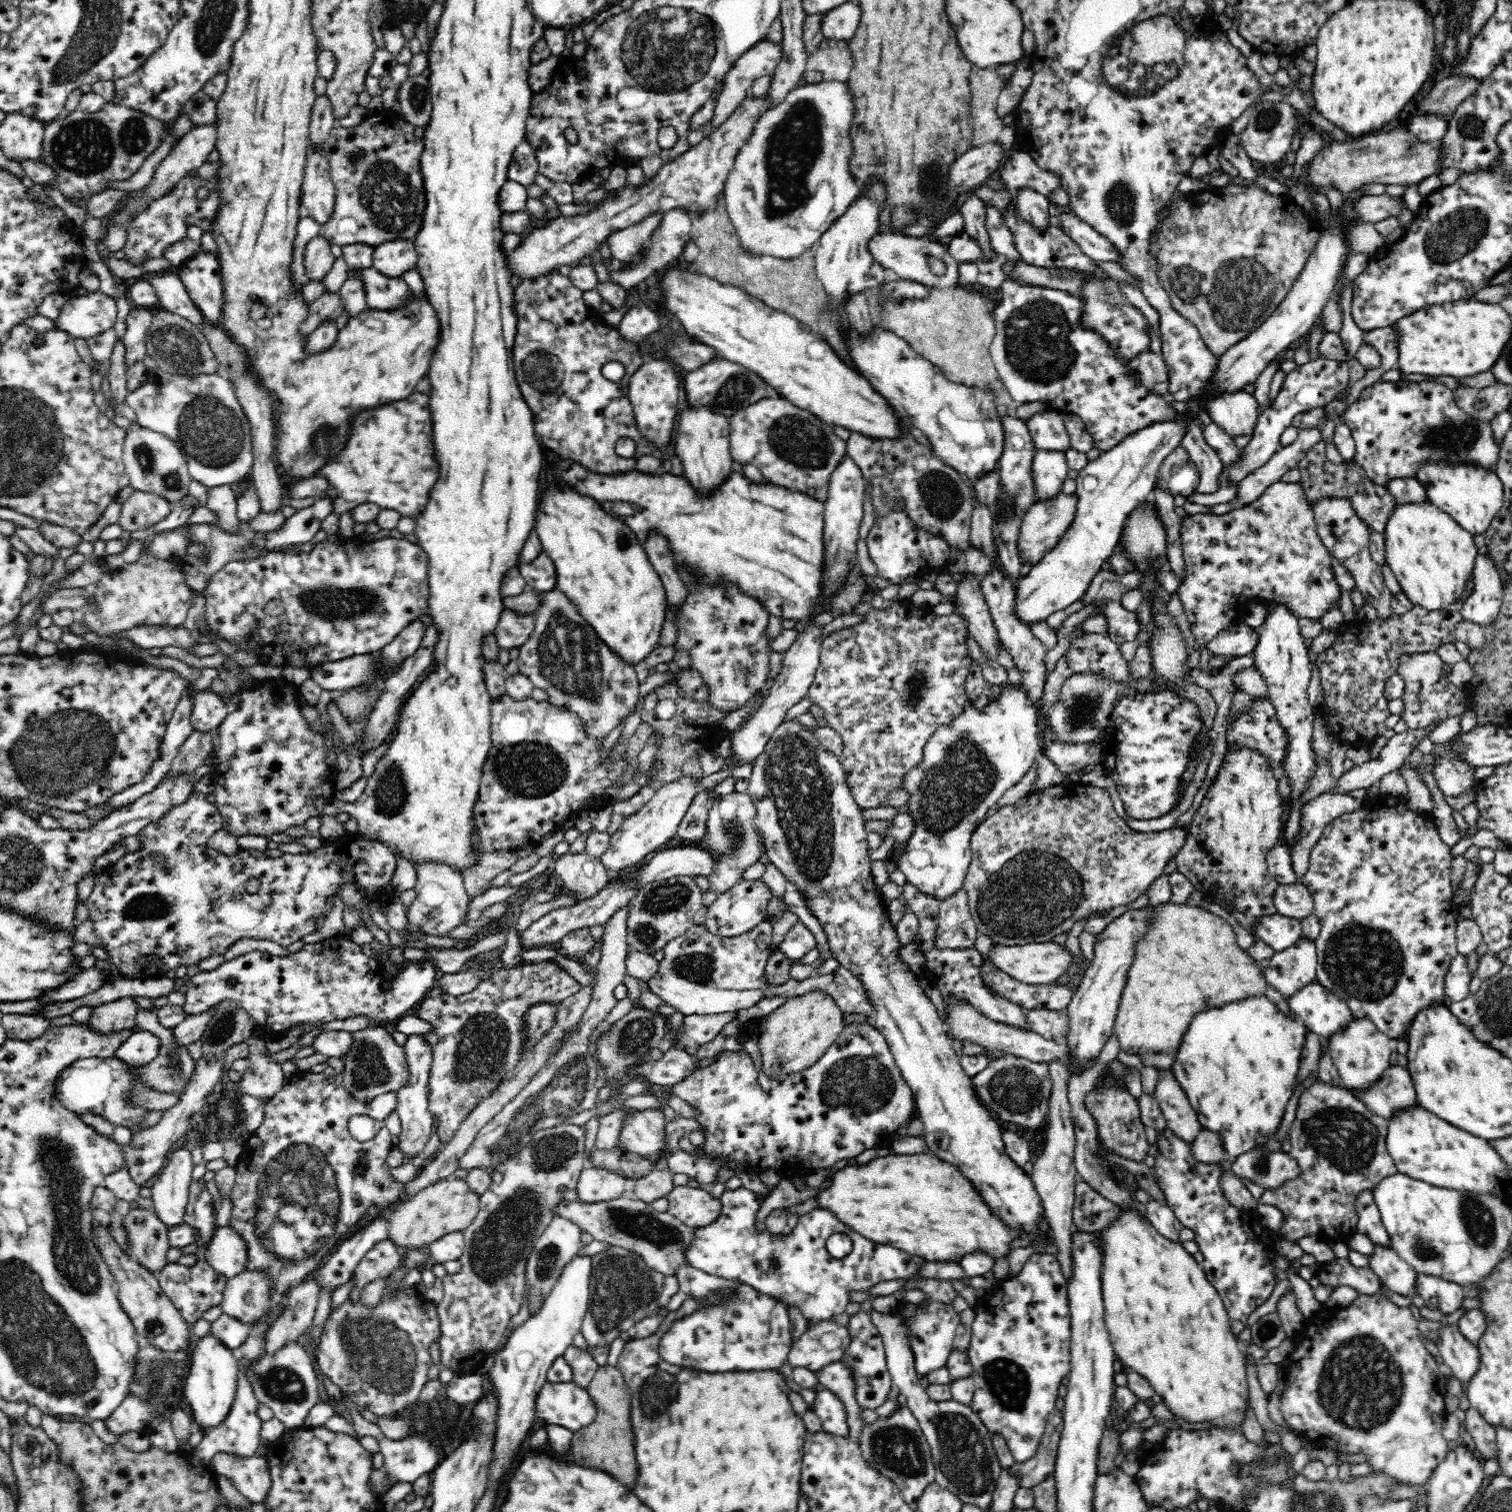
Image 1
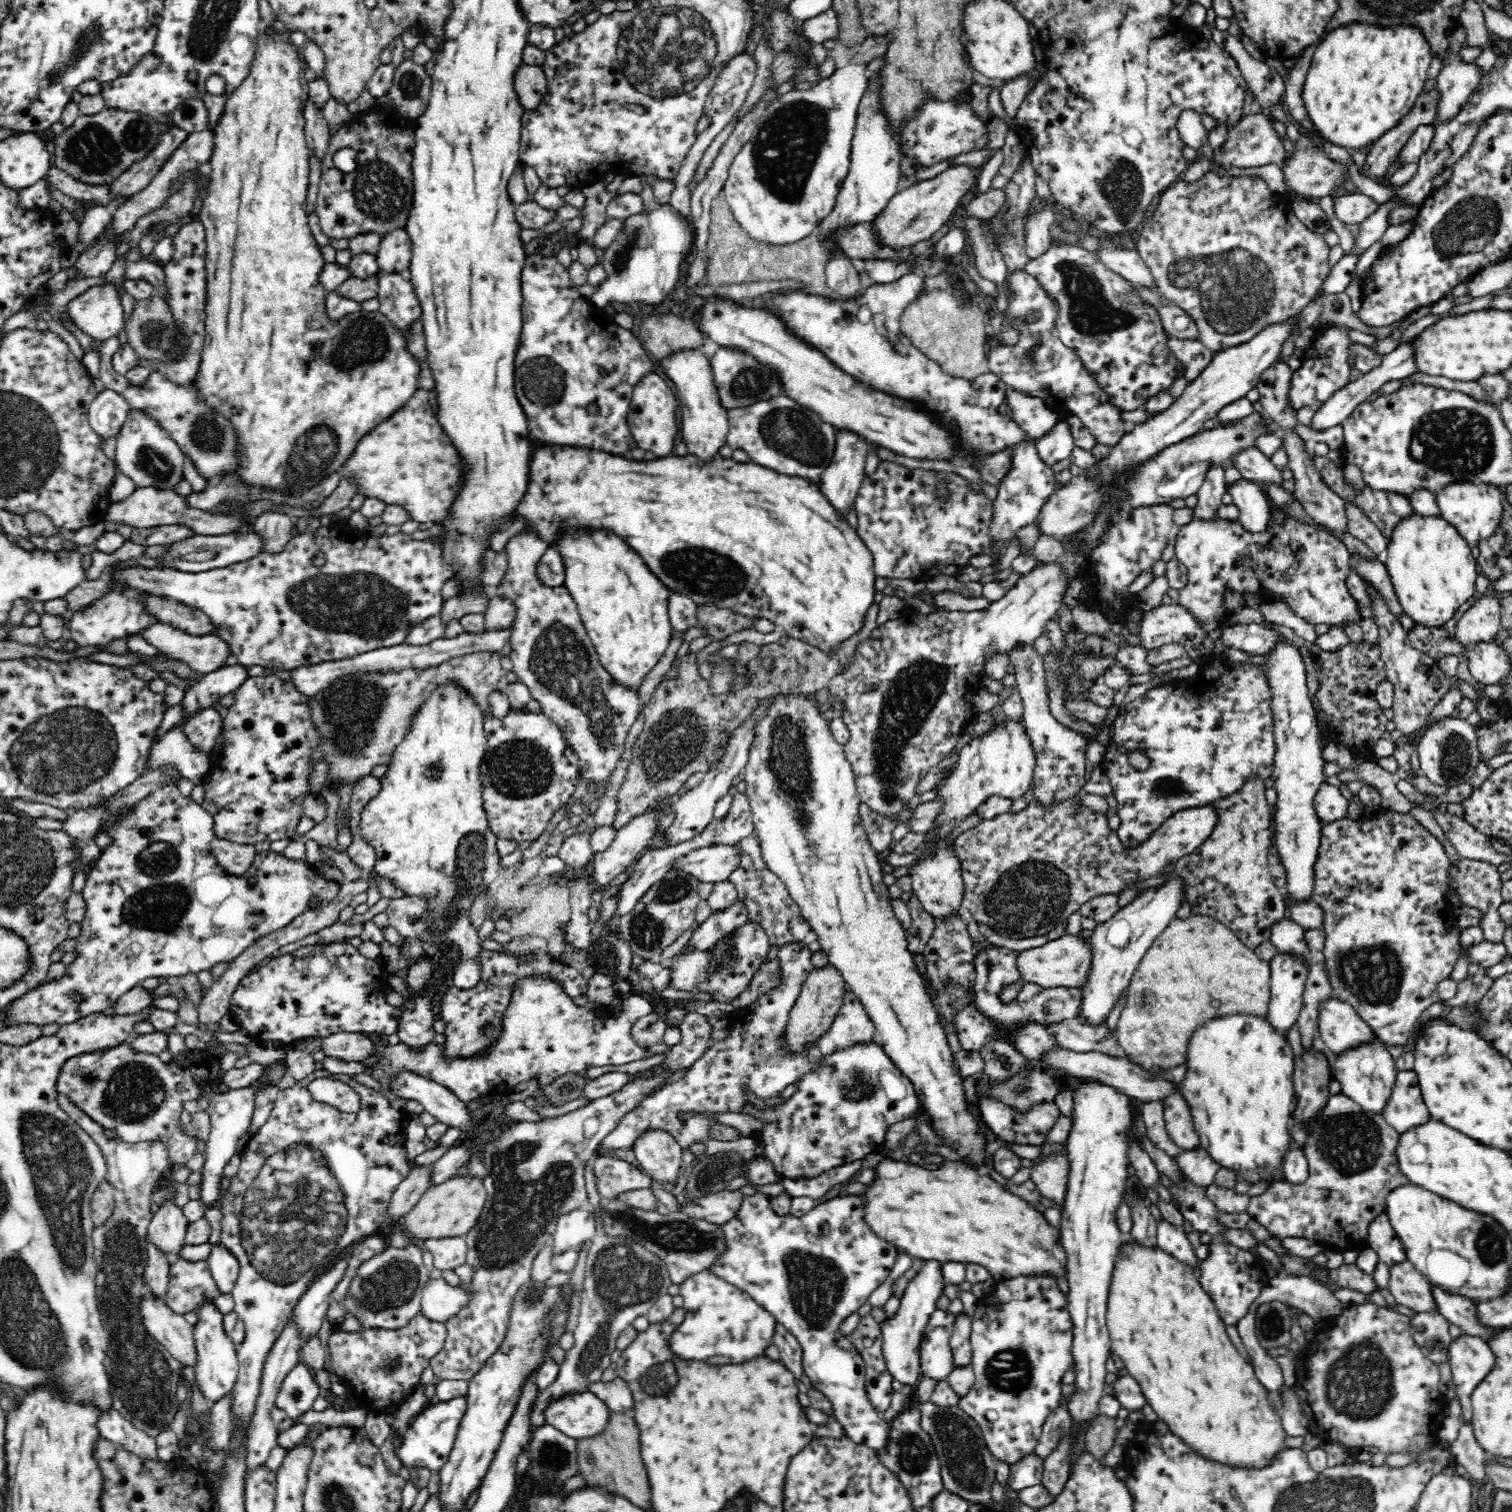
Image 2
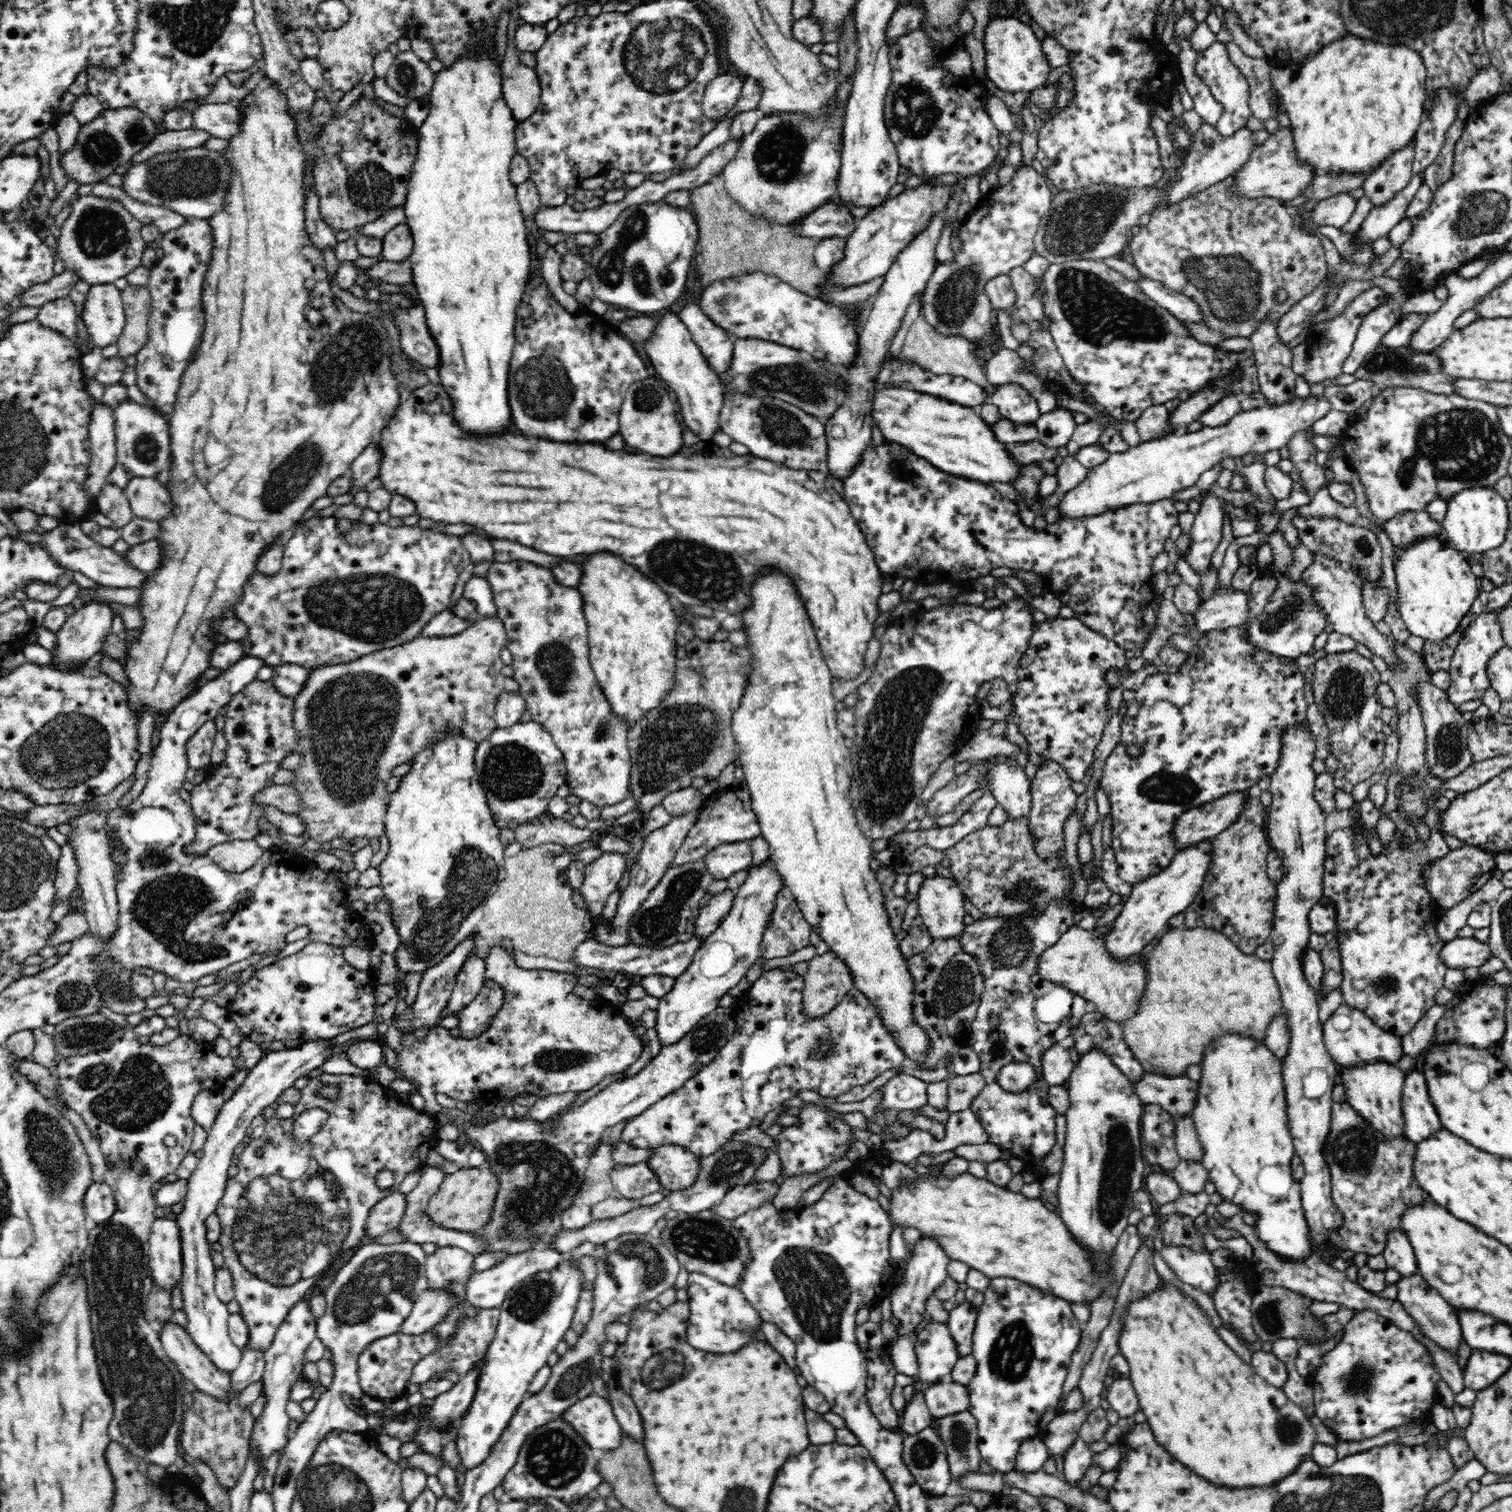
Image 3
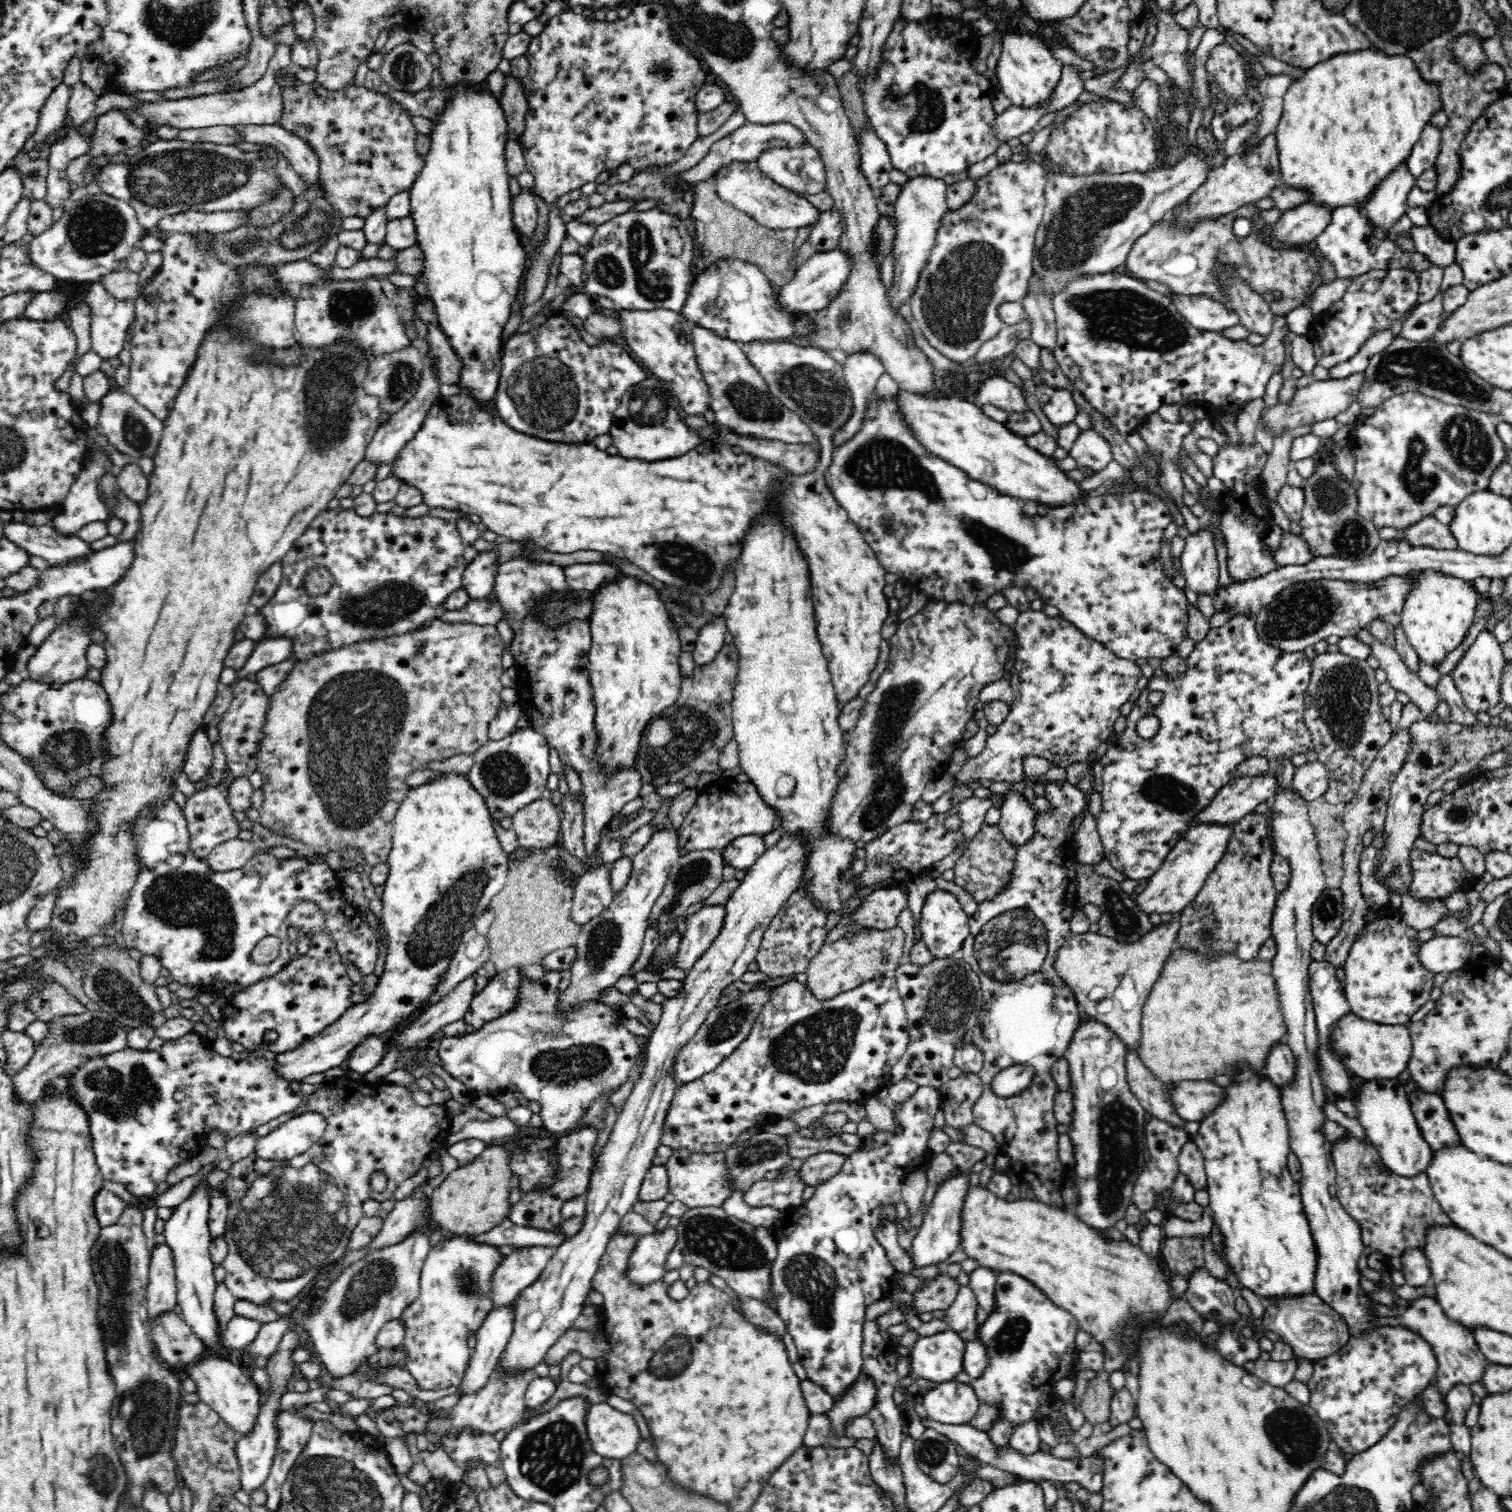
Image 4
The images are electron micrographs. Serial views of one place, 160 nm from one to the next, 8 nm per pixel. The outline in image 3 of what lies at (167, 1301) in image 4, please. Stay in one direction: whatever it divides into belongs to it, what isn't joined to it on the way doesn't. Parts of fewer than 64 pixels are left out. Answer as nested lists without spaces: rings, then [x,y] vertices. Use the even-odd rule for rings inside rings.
[[[165,1217],[156,1219],[146,1246],[152,1284],[171,1292],[178,1287],[182,1276],[182,1247],[176,1221]]]

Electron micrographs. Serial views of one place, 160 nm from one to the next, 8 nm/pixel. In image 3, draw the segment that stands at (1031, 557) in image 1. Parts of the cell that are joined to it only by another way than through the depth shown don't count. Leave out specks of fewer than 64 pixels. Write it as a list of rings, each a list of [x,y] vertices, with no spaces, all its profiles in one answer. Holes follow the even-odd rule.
[[[1322,395],[1294,396],[1282,405],[1263,403],[1254,410],[1240,411],[1225,426],[1204,426],[1198,432],[1172,433],[1158,440],[1146,440],[1124,454],[1111,453],[1109,458],[1089,471],[1088,478],[1059,502],[1060,518],[1075,520],[1095,517],[1112,509],[1124,506],[1148,504],[1169,498],[1182,488],[1194,486],[1202,472],[1212,469],[1228,456],[1243,457],[1249,452],[1263,455],[1280,450],[1298,434],[1306,433],[1316,420],[1332,411],[1332,403]]]

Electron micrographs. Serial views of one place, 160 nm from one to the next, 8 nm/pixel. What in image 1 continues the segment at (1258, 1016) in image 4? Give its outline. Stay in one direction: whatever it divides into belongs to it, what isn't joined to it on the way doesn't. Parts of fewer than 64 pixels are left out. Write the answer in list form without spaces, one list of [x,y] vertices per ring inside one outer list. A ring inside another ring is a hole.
[[[1172,903],[1158,904],[1149,910],[1149,918],[1146,919],[1146,926],[1149,929],[1145,932],[1143,939],[1138,939],[1134,946],[1134,956],[1132,956],[1132,964],[1128,970],[1128,975],[1125,978],[1124,988],[1120,995],[1120,1002],[1117,1010],[1115,1033],[1122,1051],[1128,1054],[1139,1056],[1142,1064],[1156,1068],[1158,1070],[1170,1069],[1173,1063],[1176,1051],[1179,1049],[1179,1042],[1184,1036],[1184,1030],[1188,1028],[1188,1022],[1192,1020],[1192,1016],[1208,1006],[1222,1006],[1224,1002],[1236,1000],[1236,998],[1246,998],[1248,995],[1265,994],[1267,982],[1264,972],[1259,968],[1258,962],[1248,956],[1247,952],[1242,950],[1236,942],[1236,934],[1226,920],[1216,916],[1204,908],[1196,907],[1189,903]]]

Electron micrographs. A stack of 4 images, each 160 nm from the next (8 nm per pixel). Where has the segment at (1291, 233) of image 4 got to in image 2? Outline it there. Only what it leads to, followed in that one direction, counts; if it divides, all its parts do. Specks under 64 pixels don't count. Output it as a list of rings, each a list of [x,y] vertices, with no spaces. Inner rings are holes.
[[[1363,193],[1346,194],[1333,199],[1336,218],[1346,224],[1362,224],[1376,215],[1381,204]]]

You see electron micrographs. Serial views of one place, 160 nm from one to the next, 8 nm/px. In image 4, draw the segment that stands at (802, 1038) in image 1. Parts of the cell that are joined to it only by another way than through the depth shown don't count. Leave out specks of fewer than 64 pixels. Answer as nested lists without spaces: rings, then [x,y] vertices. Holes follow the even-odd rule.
[[[896,926],[882,932],[862,929],[855,936],[826,943],[809,963],[805,973],[808,975],[807,987],[818,1001],[830,1001],[840,993],[860,986],[860,983],[894,974],[902,964],[905,937],[904,930]]]

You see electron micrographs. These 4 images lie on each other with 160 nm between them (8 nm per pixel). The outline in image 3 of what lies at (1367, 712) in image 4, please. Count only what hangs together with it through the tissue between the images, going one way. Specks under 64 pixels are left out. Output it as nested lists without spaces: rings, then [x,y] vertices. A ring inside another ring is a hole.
[[[1344,651],[1343,653],[1328,653],[1315,662],[1315,670],[1312,679],[1312,691],[1314,704],[1317,704],[1318,712],[1323,716],[1328,729],[1328,743],[1330,755],[1338,760],[1337,769],[1333,774],[1334,787],[1352,795],[1356,784],[1370,778],[1372,774],[1379,772],[1383,764],[1386,734],[1382,733],[1384,722],[1380,719],[1380,704],[1377,690],[1381,683],[1380,674],[1376,672],[1374,664],[1368,658],[1360,656],[1357,651]]]

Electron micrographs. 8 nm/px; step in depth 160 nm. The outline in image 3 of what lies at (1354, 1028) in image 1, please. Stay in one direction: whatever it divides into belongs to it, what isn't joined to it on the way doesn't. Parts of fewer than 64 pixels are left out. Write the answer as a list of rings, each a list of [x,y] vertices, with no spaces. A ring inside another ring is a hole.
[[[1387,1062],[1362,1064],[1360,1067],[1344,1068],[1342,1072],[1342,1088],[1347,1096],[1347,1103],[1356,1112],[1371,1123],[1380,1134],[1396,1139],[1406,1138],[1405,1120],[1402,1112],[1402,1089],[1408,1073],[1397,1065]]]

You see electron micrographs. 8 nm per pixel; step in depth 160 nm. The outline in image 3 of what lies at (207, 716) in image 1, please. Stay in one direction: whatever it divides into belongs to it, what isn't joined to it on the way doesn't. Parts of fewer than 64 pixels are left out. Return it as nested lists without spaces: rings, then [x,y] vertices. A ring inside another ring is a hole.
[[[214,721],[205,722],[186,744],[186,762],[188,768],[200,770],[210,769],[212,748],[214,748],[214,737],[216,726]]]

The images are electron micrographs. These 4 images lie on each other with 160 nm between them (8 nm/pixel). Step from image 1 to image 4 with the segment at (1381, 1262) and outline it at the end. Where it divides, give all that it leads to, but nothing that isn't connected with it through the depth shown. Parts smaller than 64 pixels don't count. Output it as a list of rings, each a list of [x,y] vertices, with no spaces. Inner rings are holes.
[[[1422,1297],[1413,1300],[1398,1318],[1381,1316],[1378,1323],[1382,1326],[1390,1324],[1392,1327],[1396,1327],[1396,1324],[1400,1327],[1401,1324],[1402,1327],[1415,1331],[1430,1343],[1439,1362],[1436,1376],[1438,1376],[1438,1389],[1442,1395],[1447,1395],[1456,1384],[1464,1384],[1469,1387],[1475,1383],[1484,1384],[1482,1379],[1486,1368],[1490,1366],[1490,1362],[1478,1348],[1472,1329],[1450,1321],[1434,1297]]]

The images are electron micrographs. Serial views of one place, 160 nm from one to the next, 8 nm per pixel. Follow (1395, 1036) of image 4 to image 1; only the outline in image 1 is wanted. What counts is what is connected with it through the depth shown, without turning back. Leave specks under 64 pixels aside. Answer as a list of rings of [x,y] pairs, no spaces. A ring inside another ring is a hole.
[[[1316,978],[1288,995],[1287,1003],[1310,1032],[1326,1039],[1354,1018],[1348,1005]]]

